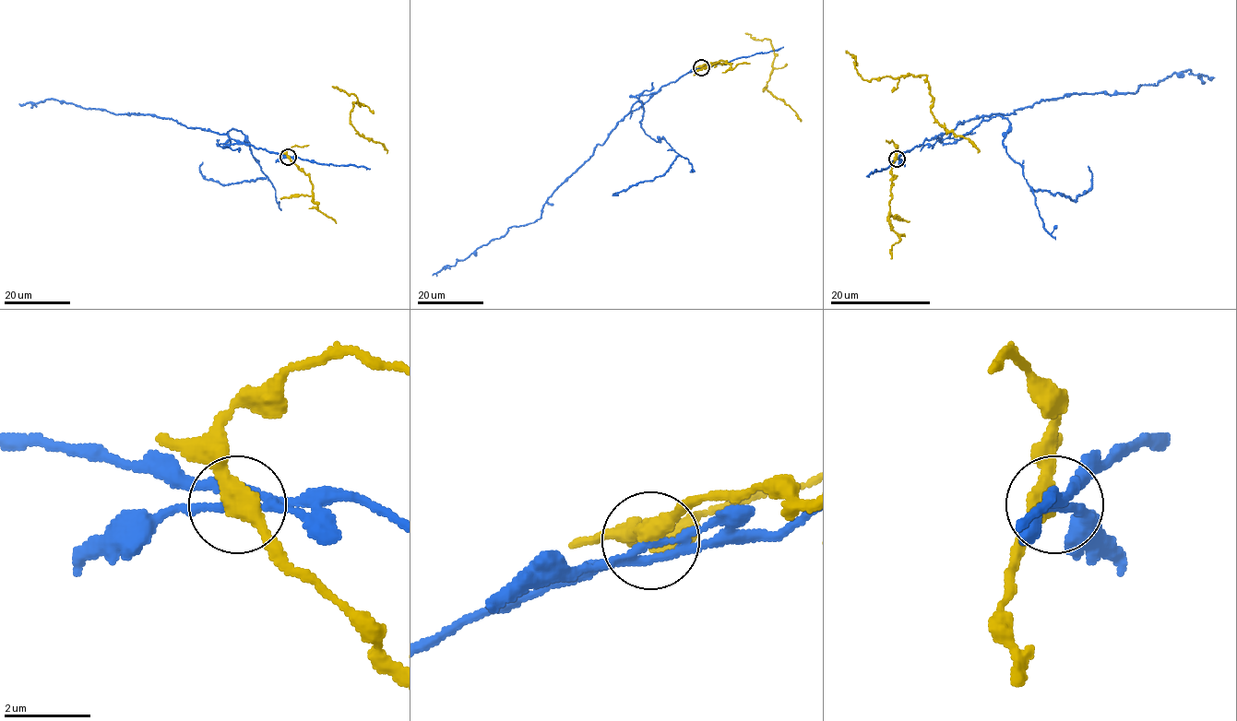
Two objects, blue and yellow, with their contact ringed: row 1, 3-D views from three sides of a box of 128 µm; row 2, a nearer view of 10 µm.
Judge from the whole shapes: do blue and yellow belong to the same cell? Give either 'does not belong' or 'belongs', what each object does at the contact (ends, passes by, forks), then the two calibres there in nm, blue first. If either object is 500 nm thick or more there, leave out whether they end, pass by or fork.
does not belong; blue forks there; yellow passes by; 190 nm thick on the blue side, 420 nm on the other

